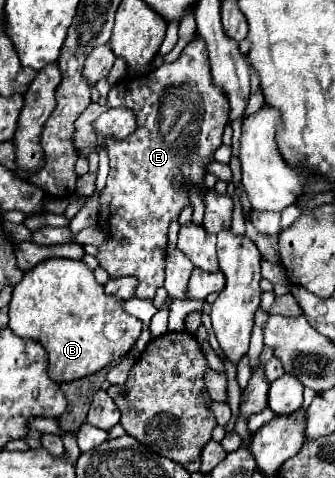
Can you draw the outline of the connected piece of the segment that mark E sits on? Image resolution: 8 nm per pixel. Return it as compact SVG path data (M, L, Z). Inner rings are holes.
M196 36L180 54L176 62L162 64L154 72L148 72L140 78L124 78L120 80L108 94L106 108L112 106L124 106L130 108L136 114L136 132L128 136L126 140L110 140L102 138L94 132L92 122L102 114L96 112L96 104L90 104L74 126L74 146L78 156L88 158L92 152L96 152L96 146L104 146L110 158L110 174L106 180L104 190L98 196L98 226L106 234L106 242L98 248L96 260L100 266L108 272L110 278L122 278L122 276L134 276L138 280L136 298L152 300L156 296L156 290L164 284L164 258L166 258L166 234L172 220L180 216L180 212L190 206L188 198L188 184L194 184L200 188L200 196L204 196L204 176L208 162L214 160L214 152L222 146L222 132L228 124L228 100L222 94L220 88L214 86L212 74L210 74L210 62L206 44Z

